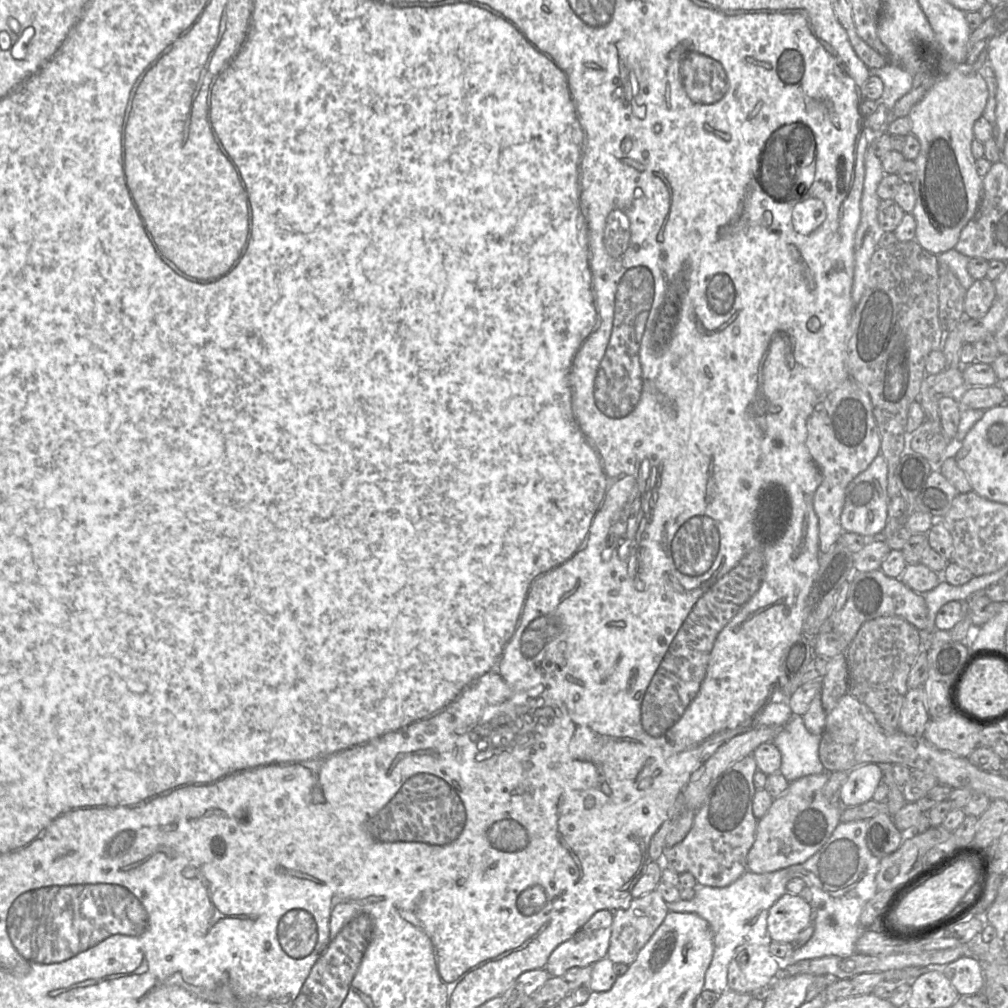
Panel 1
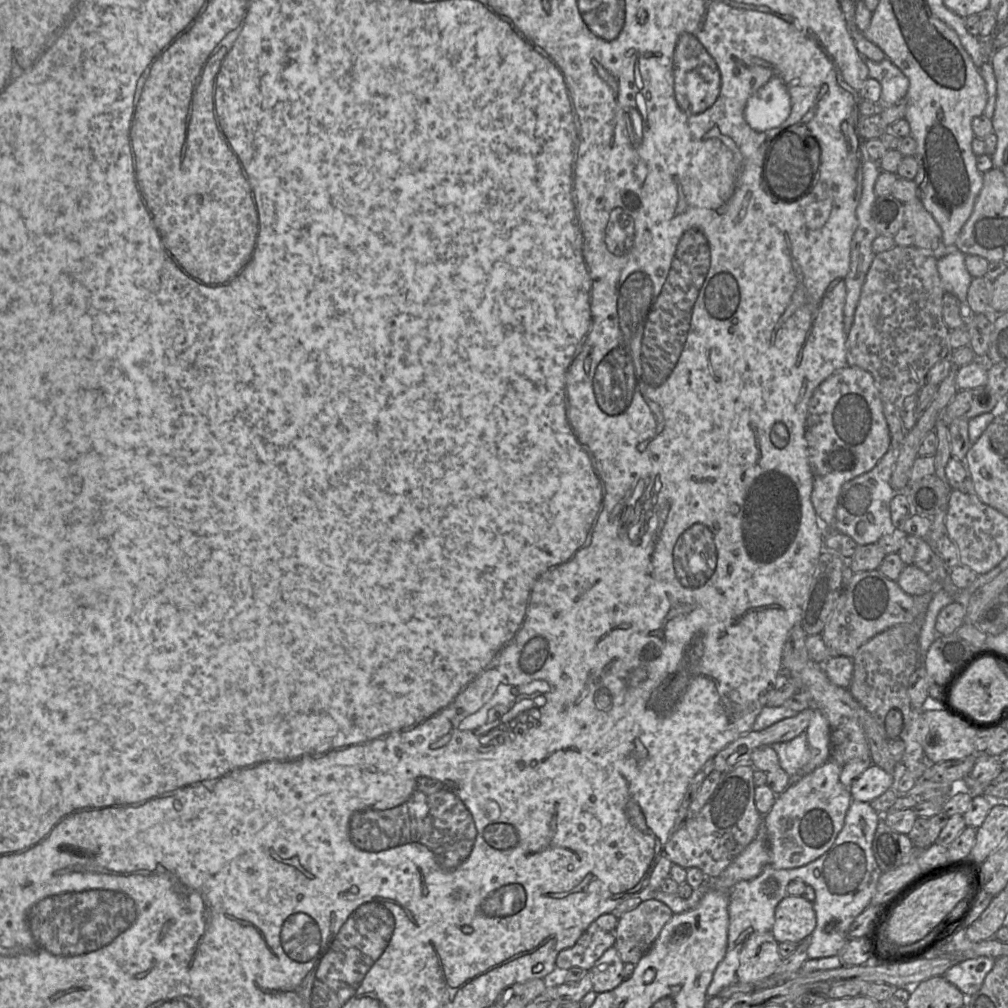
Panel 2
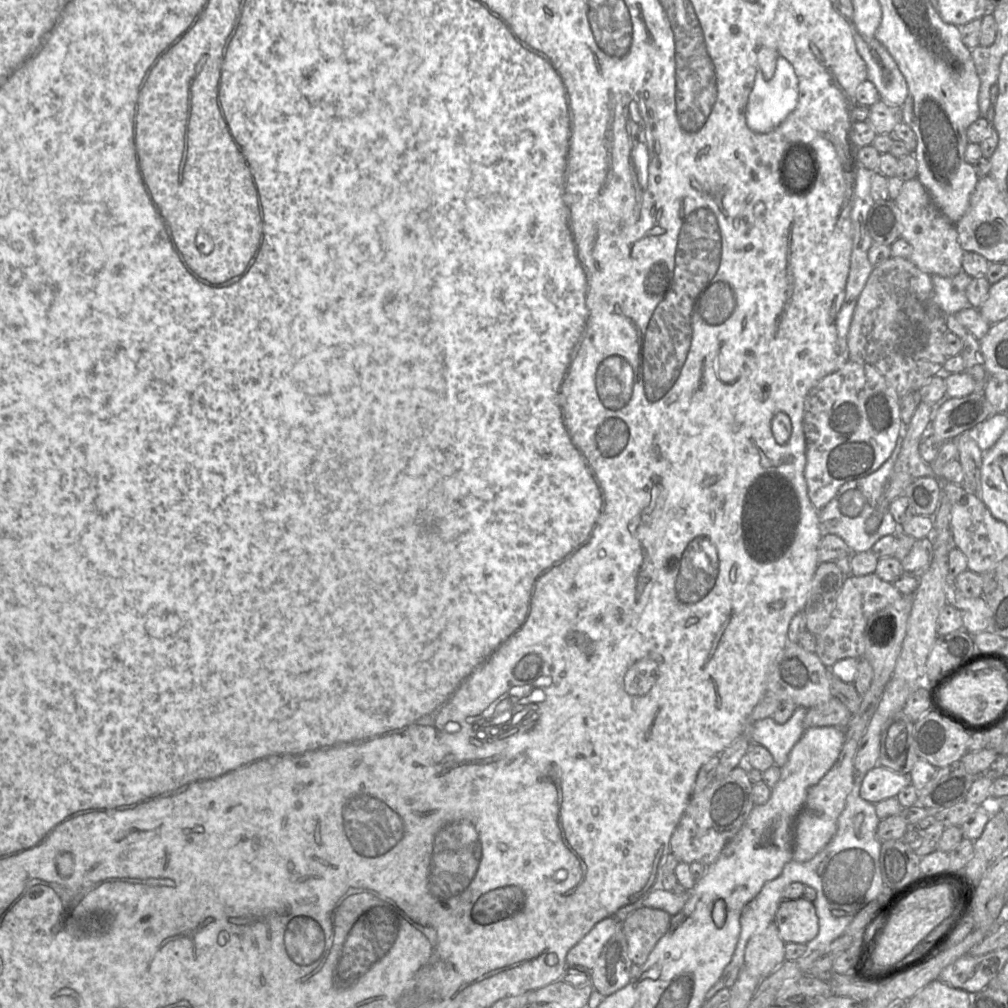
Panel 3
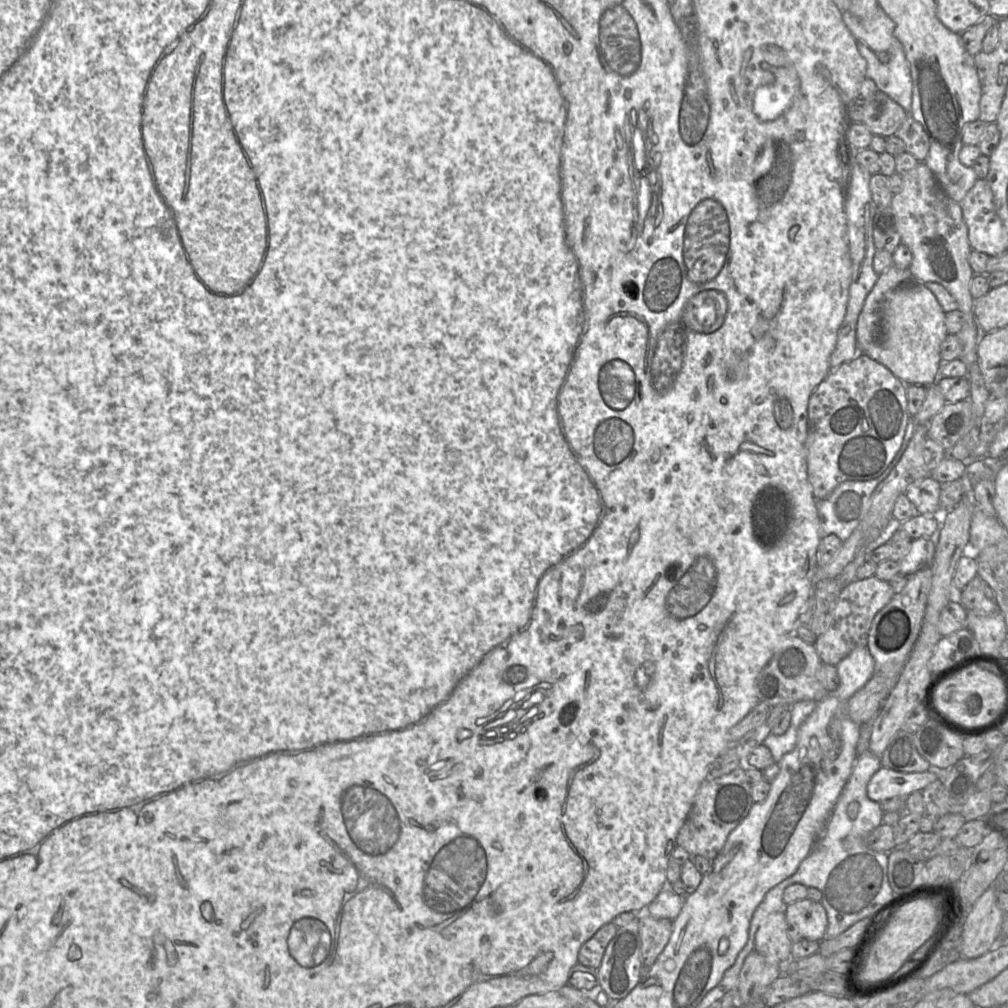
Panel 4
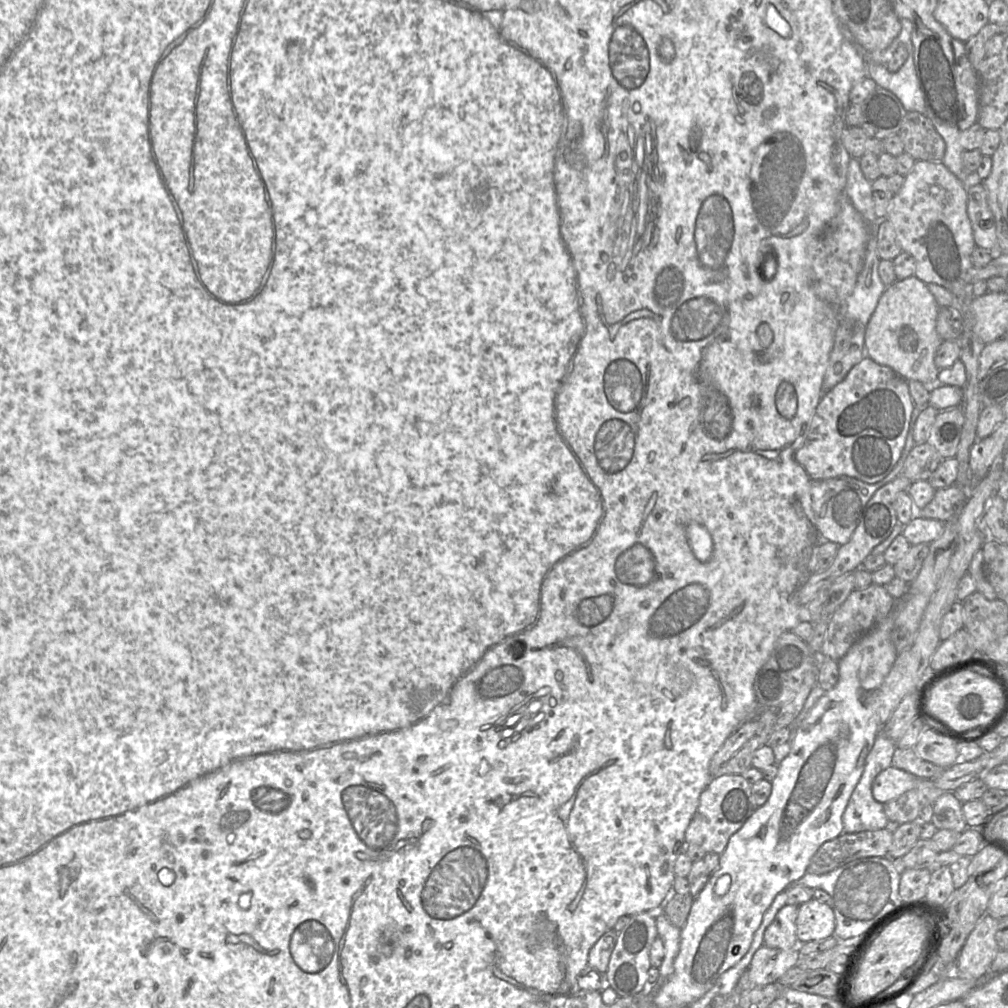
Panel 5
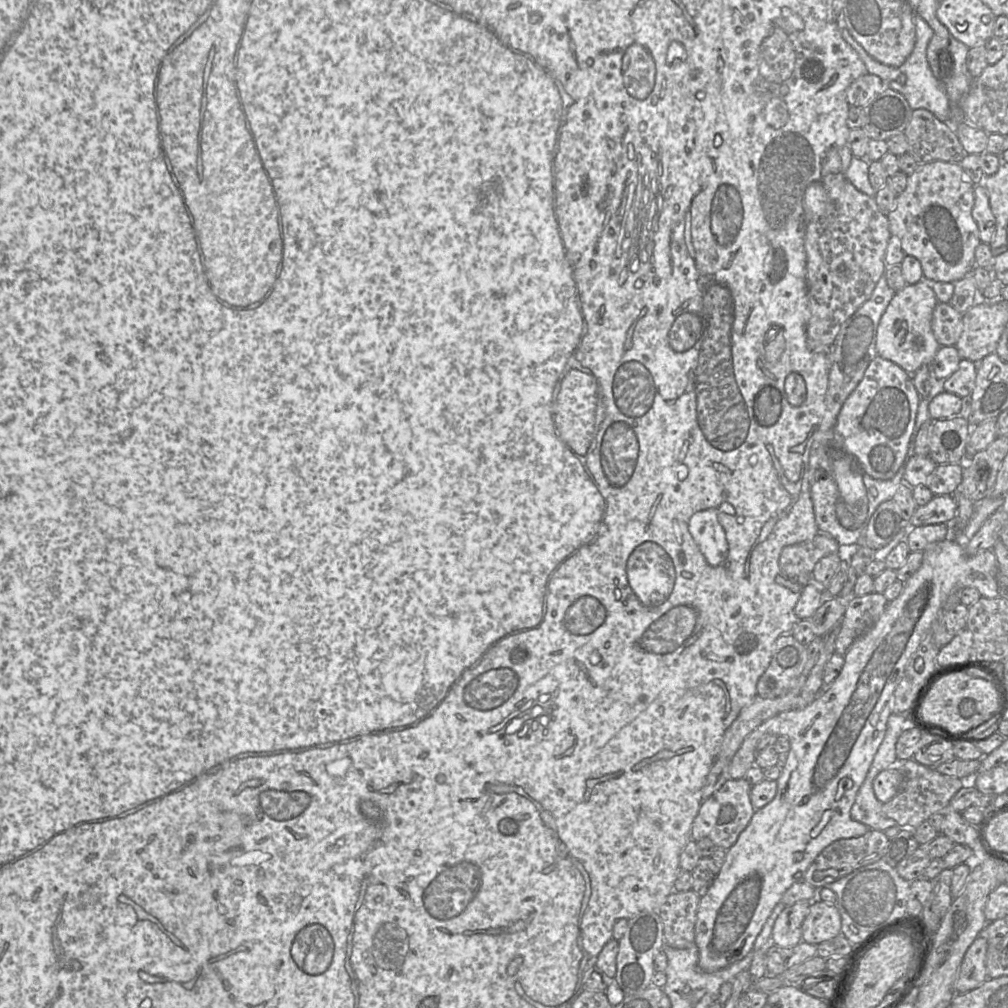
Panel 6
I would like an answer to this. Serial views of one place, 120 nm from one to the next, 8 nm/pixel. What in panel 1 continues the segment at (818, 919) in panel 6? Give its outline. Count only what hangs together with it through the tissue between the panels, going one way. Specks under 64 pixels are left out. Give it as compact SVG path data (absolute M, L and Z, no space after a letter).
M786 892L769 909L769 941L795 943L802 931L814 923L814 911L800 895Z

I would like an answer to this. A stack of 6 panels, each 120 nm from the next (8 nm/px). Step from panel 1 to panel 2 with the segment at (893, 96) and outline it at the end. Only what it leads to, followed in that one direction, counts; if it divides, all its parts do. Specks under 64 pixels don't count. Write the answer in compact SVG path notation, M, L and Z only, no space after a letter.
M862 57L869 69L869 77L881 84L881 106L892 106L906 97L909 89L909 80L904 73L887 57L881 62L875 62Z

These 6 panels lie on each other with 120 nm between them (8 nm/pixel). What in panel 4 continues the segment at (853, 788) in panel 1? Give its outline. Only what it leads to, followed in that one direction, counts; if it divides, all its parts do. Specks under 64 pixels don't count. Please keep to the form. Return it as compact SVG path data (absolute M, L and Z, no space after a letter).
M881 766L867 785L868 797L876 802L883 802L893 797L907 797L915 791L922 791L939 778L944 771L932 767L924 772L900 772Z

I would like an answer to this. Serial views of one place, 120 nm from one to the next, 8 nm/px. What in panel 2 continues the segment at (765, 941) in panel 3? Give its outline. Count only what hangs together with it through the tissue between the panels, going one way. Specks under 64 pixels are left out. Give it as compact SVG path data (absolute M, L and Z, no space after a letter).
M771 931L751 935L740 952L736 981L761 982L772 976L782 962L778 944Z

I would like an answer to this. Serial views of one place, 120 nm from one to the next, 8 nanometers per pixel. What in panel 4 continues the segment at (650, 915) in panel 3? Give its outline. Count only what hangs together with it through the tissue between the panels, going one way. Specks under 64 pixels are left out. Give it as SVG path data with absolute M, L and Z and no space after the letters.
M637 914L641 938L640 958L642 965L651 967L664 950L673 931L673 921Z

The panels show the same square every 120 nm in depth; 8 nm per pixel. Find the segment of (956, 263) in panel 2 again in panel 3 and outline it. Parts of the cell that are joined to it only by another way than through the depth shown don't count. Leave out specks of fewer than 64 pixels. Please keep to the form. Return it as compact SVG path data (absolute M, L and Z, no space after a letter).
M959 272L954 277L942 277L932 275L933 303L939 306L945 315L954 315L970 306L966 289L972 278L965 273Z

